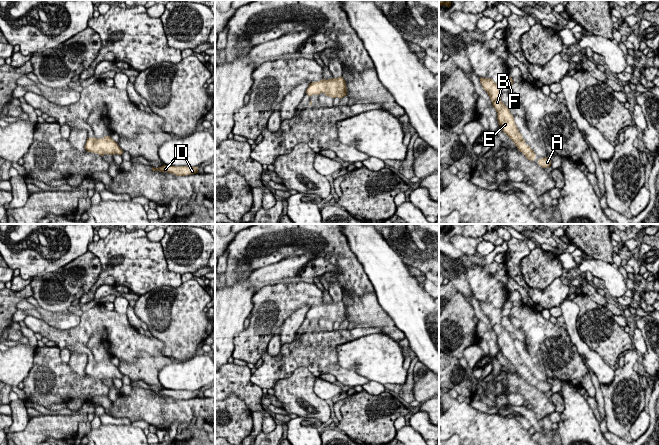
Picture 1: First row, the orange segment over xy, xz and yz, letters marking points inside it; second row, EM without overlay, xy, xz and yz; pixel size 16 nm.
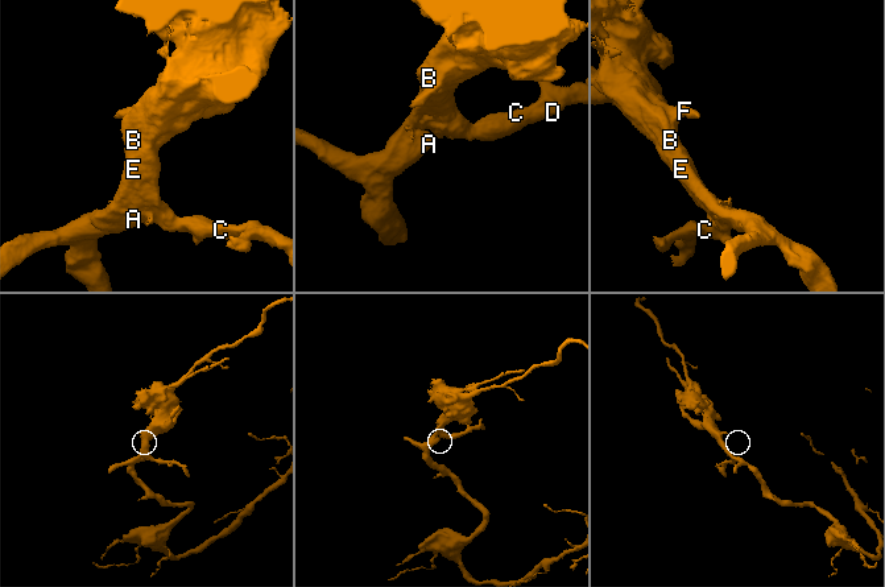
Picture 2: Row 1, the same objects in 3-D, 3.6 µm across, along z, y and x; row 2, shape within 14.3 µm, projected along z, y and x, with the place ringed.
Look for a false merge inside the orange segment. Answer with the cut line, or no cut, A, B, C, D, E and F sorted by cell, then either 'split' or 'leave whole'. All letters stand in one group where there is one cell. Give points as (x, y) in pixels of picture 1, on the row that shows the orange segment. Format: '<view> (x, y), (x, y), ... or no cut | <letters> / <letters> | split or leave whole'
no cut | A B C D E F | leave whole

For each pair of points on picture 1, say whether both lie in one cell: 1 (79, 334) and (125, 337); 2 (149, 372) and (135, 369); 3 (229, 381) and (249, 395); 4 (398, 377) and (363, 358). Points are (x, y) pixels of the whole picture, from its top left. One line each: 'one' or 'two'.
1: one
2: one
3: one
4: one

